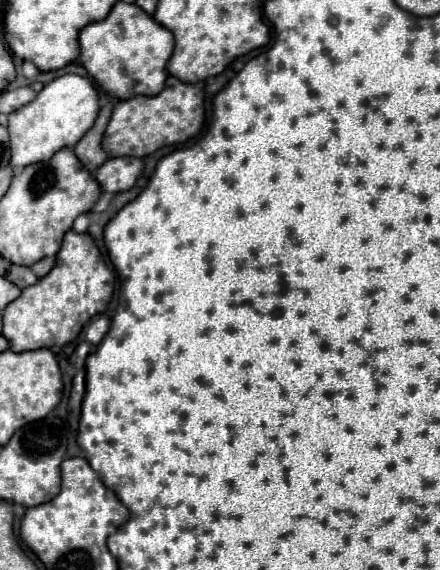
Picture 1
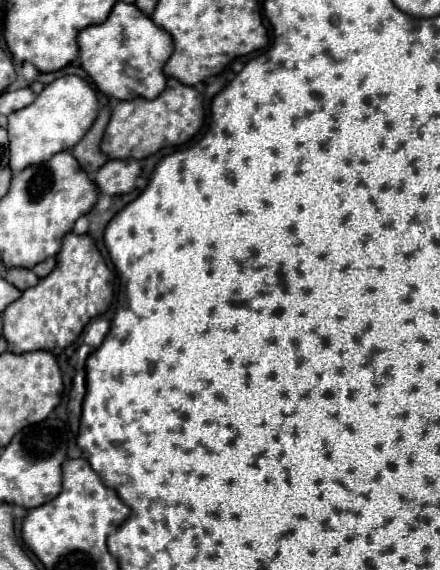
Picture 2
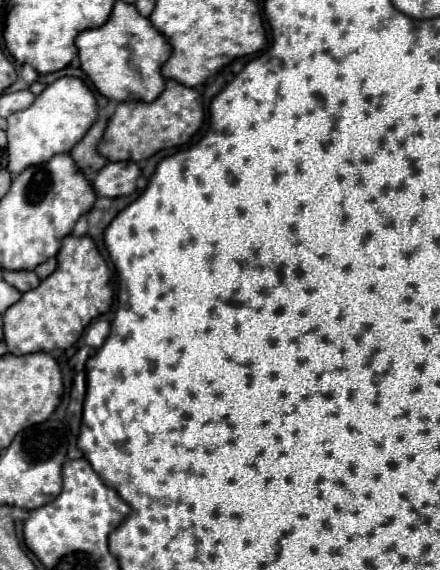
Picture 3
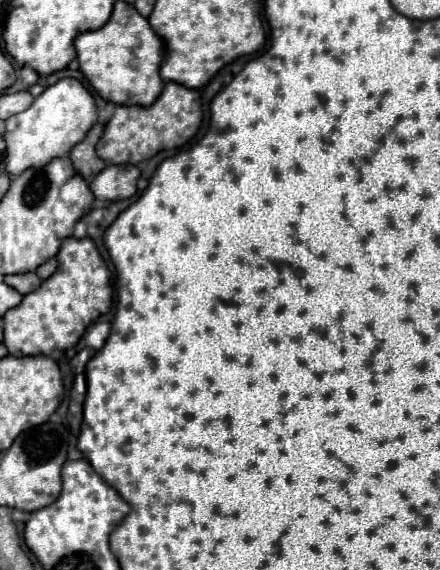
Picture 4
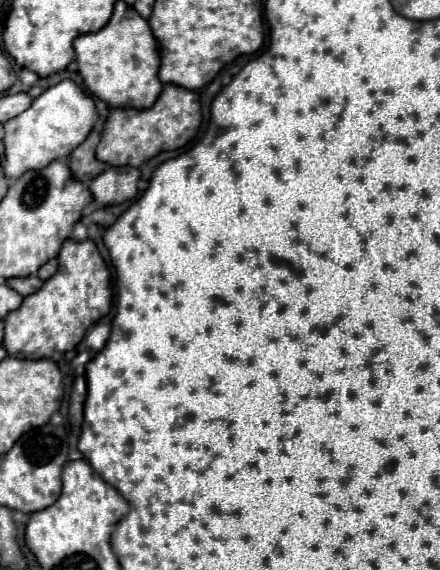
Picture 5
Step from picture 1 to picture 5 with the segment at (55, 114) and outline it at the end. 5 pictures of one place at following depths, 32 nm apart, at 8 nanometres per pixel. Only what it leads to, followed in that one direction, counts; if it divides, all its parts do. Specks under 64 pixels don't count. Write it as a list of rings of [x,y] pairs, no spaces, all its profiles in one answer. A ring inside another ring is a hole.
[[[62,80],[60,84],[48,88],[26,112],[4,124],[4,174],[8,178],[20,178],[28,170],[46,168],[52,160],[66,160],[72,150],[86,140],[96,120],[98,114],[92,98],[72,80]]]

